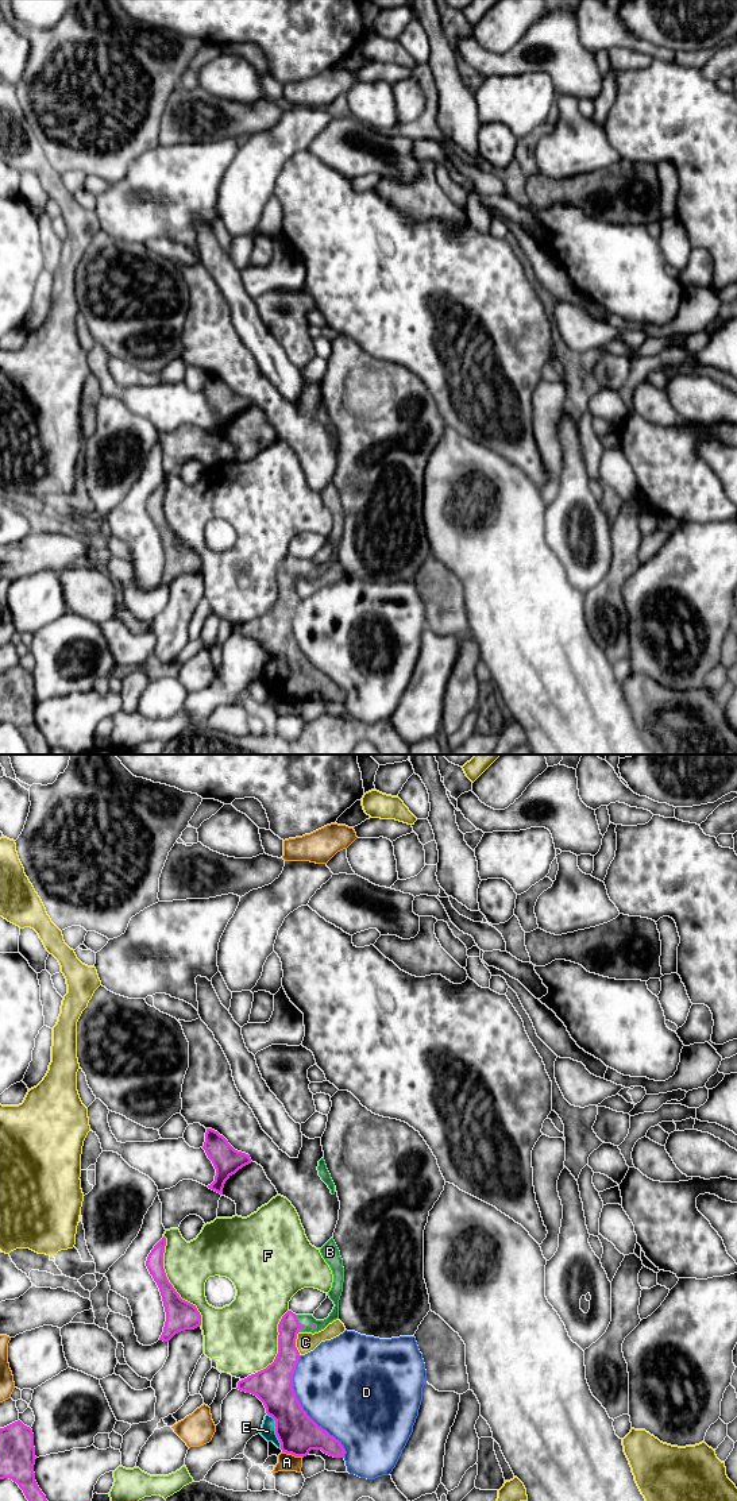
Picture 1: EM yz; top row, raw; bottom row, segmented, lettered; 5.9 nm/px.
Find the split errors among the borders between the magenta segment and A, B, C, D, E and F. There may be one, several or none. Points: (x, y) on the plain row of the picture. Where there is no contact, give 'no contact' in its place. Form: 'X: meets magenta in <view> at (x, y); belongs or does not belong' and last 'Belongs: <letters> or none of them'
A: meets magenta in yz at (293, 698); does not belong
B: meets magenta in yz at (298, 567); belongs
C: meets magenta in yz at (294, 589); does not belong
D: meets magenta in yz at (301, 652); does not belong
E: meets magenta in yz at (276, 675); belongs
F: meets magenta in yz at (169, 527); does not belong
Belongs: B, E

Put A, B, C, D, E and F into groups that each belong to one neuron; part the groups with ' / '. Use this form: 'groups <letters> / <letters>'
groups A / B E / C / D / F

